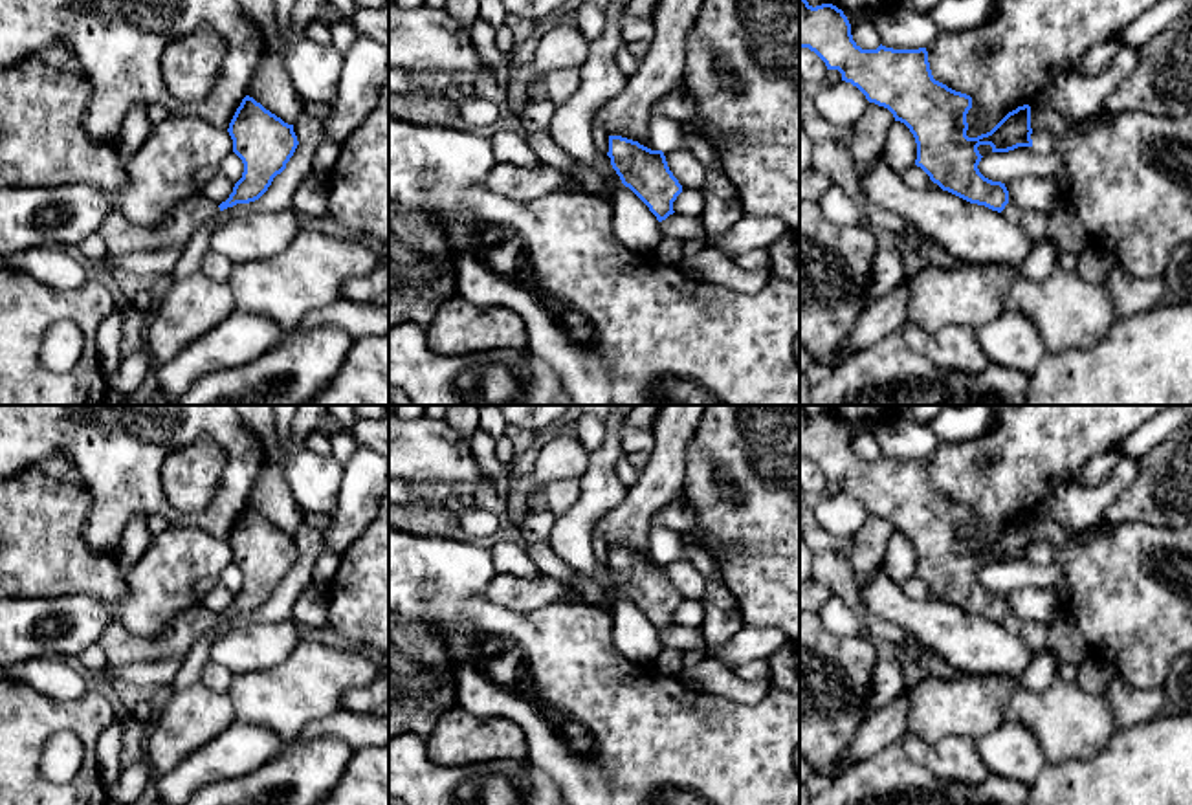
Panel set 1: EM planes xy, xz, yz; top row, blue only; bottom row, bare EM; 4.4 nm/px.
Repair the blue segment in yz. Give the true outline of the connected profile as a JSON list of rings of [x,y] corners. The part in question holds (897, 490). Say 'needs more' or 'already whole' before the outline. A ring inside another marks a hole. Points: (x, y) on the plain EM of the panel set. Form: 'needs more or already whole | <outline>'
already whole | [[[800,405],[800,458],[814,462],[827,480],[838,480],[842,491],[856,497],[869,513],[888,519],[895,532],[904,534],[917,554],[915,576],[943,601],[998,623],[1005,620],[1009,601],[1005,594],[992,592],[979,583],[977,576],[983,567],[977,557],[990,556],[992,563],[1032,557],[1029,515],[1009,523],[990,543],[968,548],[966,524],[972,519],[972,508],[933,490],[926,458],[893,460],[880,455],[877,460],[862,460],[853,451],[851,435],[842,420],[833,414],[812,418],[803,405]]]

